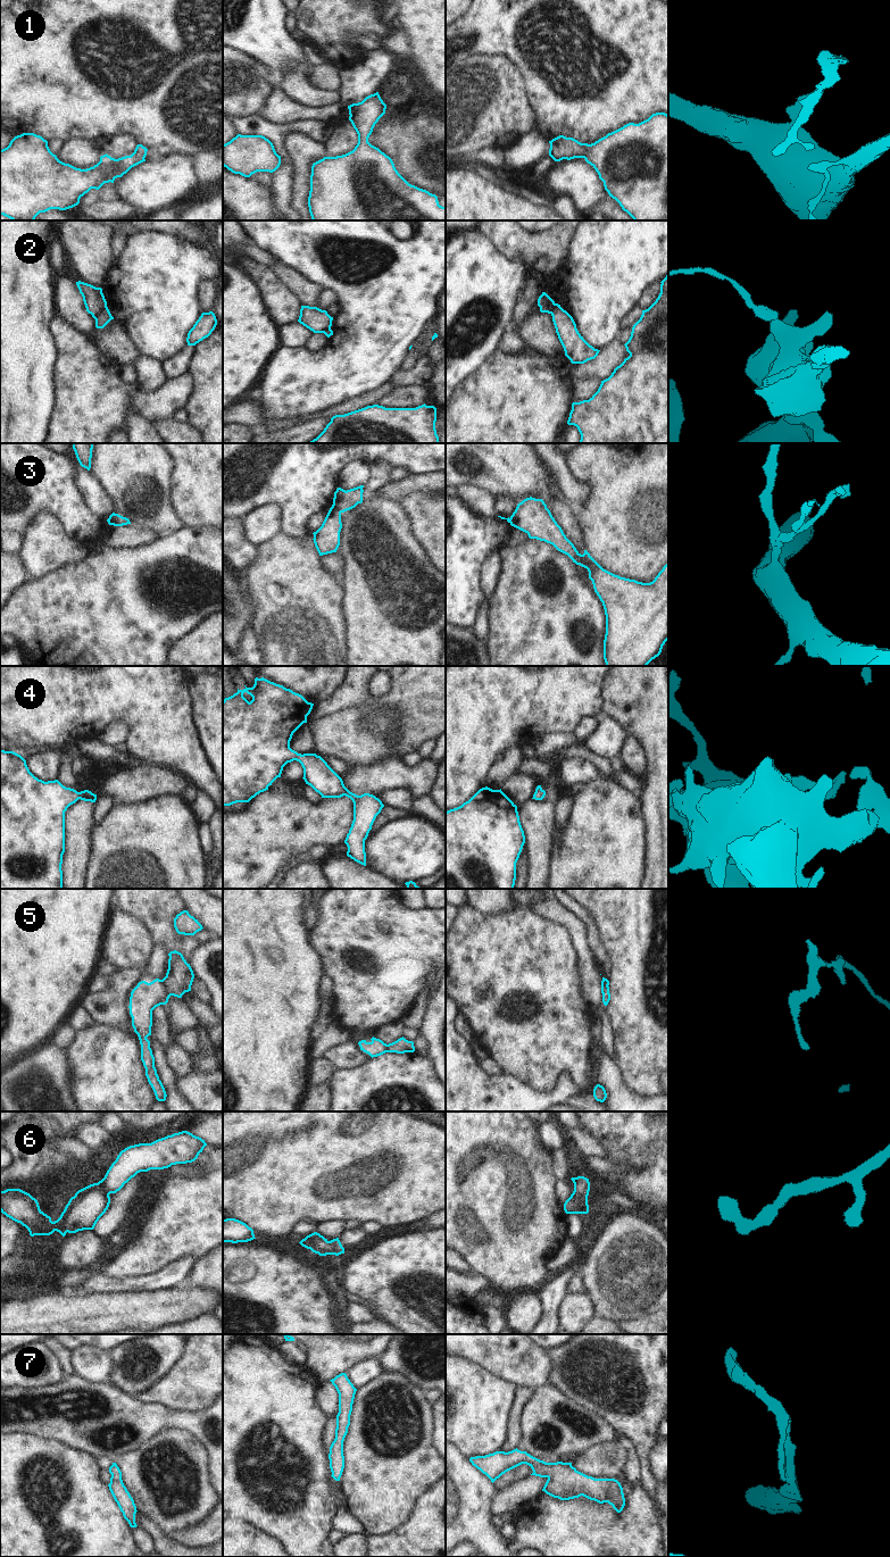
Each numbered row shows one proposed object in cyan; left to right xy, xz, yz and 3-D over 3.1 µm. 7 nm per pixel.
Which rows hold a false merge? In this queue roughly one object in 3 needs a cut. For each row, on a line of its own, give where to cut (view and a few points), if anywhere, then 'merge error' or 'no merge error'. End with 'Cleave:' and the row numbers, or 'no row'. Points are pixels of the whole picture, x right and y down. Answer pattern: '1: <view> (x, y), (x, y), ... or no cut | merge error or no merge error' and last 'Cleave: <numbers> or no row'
1: no cut | no merge error
2: xy (107, 307), (94, 318) | merge error
3: xz (331, 507), (340, 513) | merge error
4: no cut | no merge error
5: xy (161, 980), (165, 991), (169, 996) | merge error
6: no cut | no merge error
7: no cut | no merge error
Cleave: 2, 3, 5

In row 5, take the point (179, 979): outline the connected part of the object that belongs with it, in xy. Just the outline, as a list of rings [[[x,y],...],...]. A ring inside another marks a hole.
[[[174,950],[168,956],[168,969],[163,979],[166,993],[182,998],[185,992],[191,991],[194,974],[181,952]]]

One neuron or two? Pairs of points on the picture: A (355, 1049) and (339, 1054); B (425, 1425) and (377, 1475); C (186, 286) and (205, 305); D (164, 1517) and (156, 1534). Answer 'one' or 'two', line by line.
A: one
B: one
C: two
D: two

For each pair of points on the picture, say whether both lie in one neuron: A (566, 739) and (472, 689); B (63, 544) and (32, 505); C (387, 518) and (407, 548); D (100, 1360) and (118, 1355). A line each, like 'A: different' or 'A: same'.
A: different
B: different
C: same
D: different

